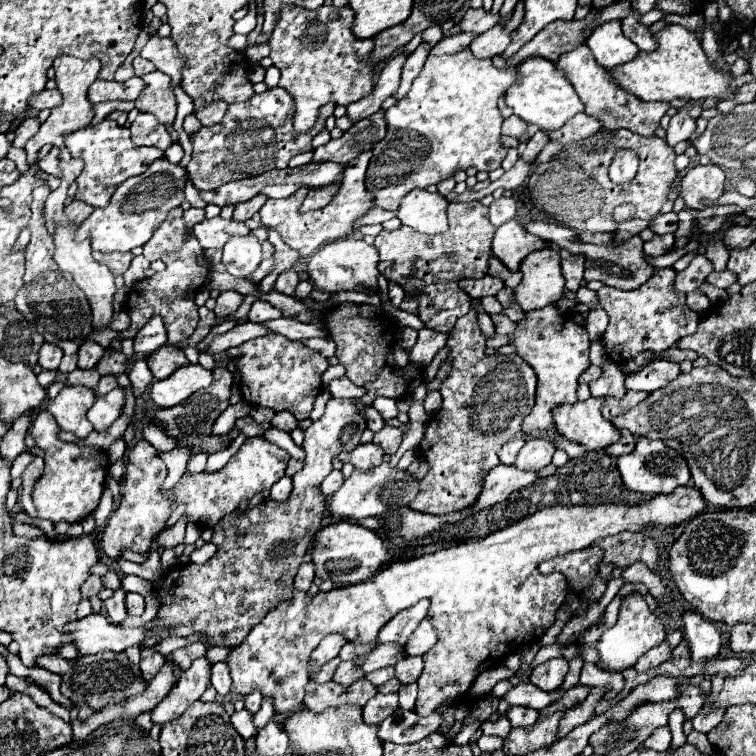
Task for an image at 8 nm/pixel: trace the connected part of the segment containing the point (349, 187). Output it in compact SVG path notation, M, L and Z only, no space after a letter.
M362 152L358 158L354 158L352 162L346 164L346 172L344 172L344 184L340 186L338 194L334 196L334 200L316 212L306 212L306 214L298 214L298 208L302 206L308 190L300 188L292 198L286 200L268 200L262 208L260 208L260 216L262 216L262 224L274 228L282 240L300 252L302 258L312 256L320 246L338 240L338 238L346 238L352 234L352 226L354 222L366 214L366 210L372 208L372 194L366 190L364 186L364 174L368 168L368 162L372 158L372 152Z

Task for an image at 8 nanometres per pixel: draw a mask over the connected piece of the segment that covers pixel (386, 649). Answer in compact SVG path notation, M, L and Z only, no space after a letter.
M380 644L366 656L362 670L368 674L368 672L378 670L378 668L394 666L402 656L404 656L402 646L398 646L398 644Z

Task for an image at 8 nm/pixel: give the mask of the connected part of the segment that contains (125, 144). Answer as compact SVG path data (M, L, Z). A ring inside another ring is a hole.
M102 120L96 126L84 126L78 128L70 134L64 134L64 144L70 150L72 158L80 158L84 160L84 170L82 174L76 178L78 184L78 192L76 192L76 200L84 200L94 208L104 208L108 206L112 194L116 192L116 188L132 178L138 176L140 172L148 170L148 166L162 158L164 152L158 148L146 148L146 146L136 146L132 144L130 132L124 126L118 126L114 120Z

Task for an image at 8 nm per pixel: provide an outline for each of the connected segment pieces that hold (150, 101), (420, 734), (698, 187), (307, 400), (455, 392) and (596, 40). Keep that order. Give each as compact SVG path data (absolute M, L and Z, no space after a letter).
M152 72L148 76L144 76L144 82L148 84L146 90L140 94L140 98L136 100L136 108L140 112L150 112L158 118L160 124L168 126L174 124L176 118L176 96L170 88L170 80L168 76L164 76L162 72Z
M398 708L392 716L388 716L380 728L378 738L380 742L394 742L394 744L412 744L422 740L424 736L432 734L440 726L440 716L434 712L430 716L418 716L412 710Z
M708 164L708 166L694 166L680 178L680 196L690 210L704 210L712 202L716 202L724 192L726 176L724 170Z
M268 334L262 338L254 338L242 346L228 348L226 356L238 358L236 368L242 374L240 392L250 406L272 408L274 412L288 410L296 416L296 420L304 420L310 416L314 398L324 388L320 380L322 372L328 368L328 360L324 356L306 348L302 342L294 342L278 334Z
M476 300L472 304L472 310L462 316L456 326L448 334L448 360L450 360L450 374L448 378L440 384L440 394L442 394L442 406L440 410L430 418L426 426L426 434L418 446L420 456L428 462L430 470L428 474L420 480L420 492L418 496L408 504L412 510L426 512L426 514L448 514L456 510L464 510L472 506L482 490L484 476L500 464L498 450L512 438L526 438L522 432L522 420L524 416L532 410L534 404L534 392L536 392L536 374L526 364L520 356L510 354L484 354L486 352L486 338L482 336L474 312Z
M610 20L600 24L588 38L588 48L592 50L596 62L612 70L624 62L630 62L638 54L638 46L622 34L622 22Z

